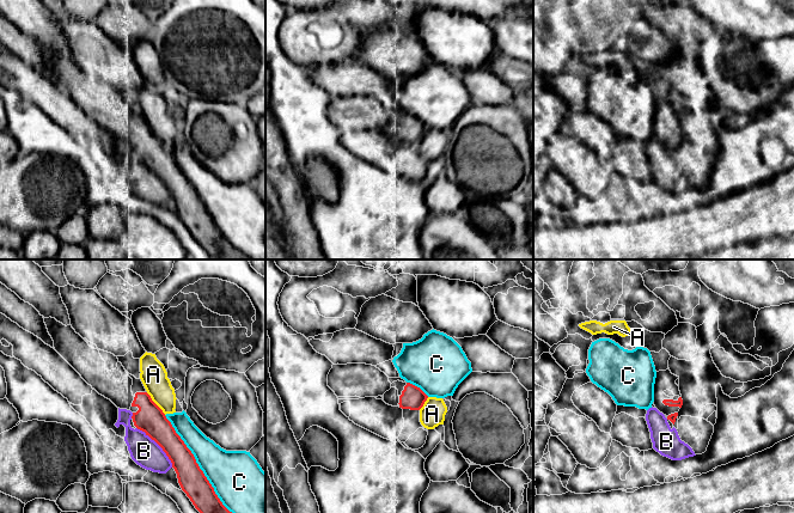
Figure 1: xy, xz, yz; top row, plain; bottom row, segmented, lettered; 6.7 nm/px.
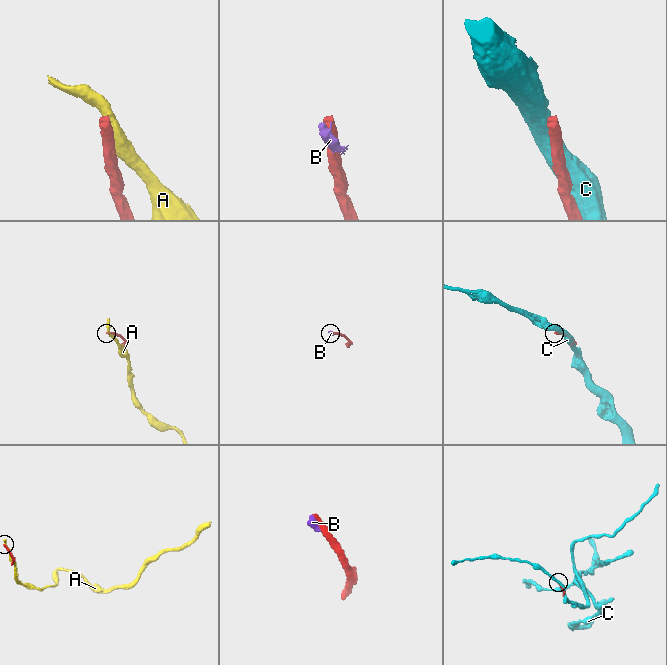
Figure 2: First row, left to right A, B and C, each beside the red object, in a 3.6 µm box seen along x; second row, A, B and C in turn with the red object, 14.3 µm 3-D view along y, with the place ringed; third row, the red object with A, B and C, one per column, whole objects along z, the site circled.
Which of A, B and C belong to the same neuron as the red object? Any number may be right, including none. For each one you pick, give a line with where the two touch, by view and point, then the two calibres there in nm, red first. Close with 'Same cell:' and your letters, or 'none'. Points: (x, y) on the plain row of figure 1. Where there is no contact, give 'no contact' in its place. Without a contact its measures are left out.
Same cell: none

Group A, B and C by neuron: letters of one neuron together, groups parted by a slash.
A / B / C

